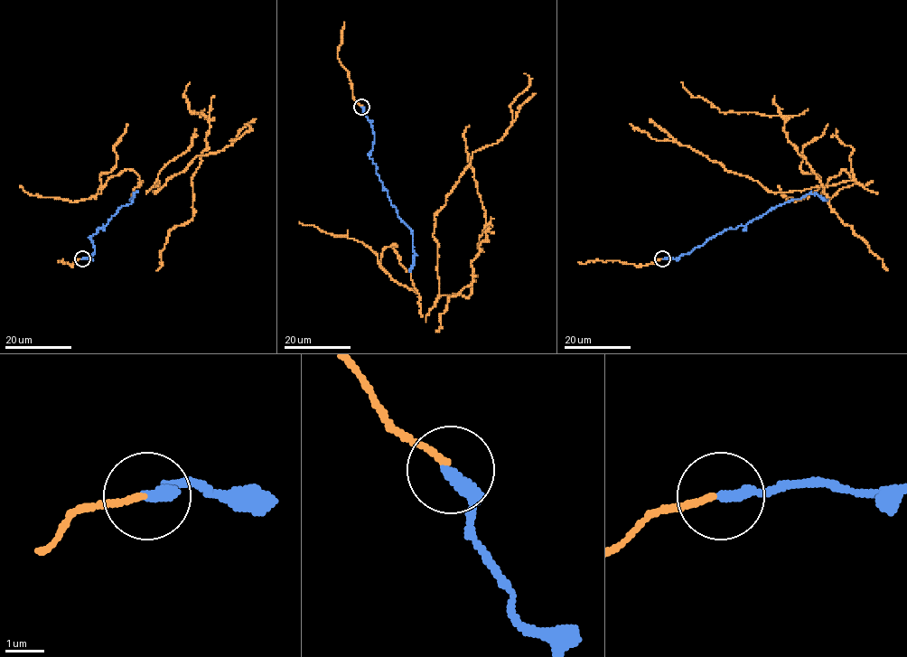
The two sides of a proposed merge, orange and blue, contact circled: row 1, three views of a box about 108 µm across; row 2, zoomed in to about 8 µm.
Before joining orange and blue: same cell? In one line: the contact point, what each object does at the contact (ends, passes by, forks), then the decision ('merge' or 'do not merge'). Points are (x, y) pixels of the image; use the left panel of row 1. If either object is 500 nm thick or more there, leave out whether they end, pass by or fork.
(82, 258) | orange ends | blue ends | merge

